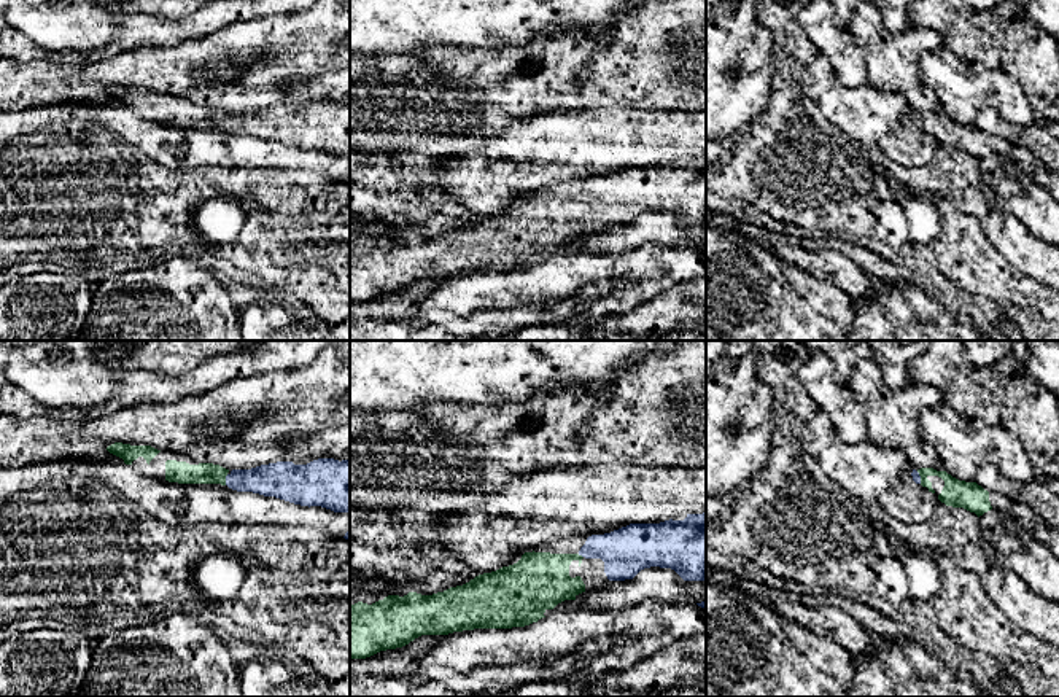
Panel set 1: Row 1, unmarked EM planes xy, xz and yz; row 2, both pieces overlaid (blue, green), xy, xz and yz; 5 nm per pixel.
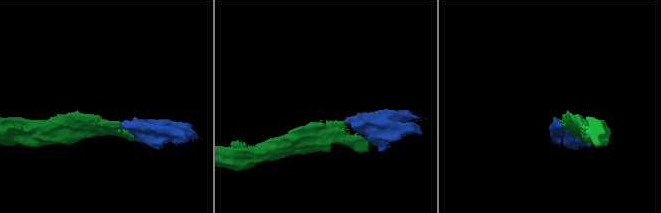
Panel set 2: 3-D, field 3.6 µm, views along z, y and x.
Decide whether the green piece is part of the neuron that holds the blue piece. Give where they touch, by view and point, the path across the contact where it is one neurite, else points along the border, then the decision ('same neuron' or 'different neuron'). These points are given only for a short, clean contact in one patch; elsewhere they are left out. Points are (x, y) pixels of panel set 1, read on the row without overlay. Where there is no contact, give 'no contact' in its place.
xy (226, 123) | same neuron

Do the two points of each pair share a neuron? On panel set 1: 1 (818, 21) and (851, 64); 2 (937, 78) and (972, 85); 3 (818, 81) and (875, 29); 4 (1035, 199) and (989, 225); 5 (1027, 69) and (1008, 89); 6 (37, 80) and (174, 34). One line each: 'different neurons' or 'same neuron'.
1: same neuron
2: same neuron
3: different neurons
4: different neurons
5: different neurons
6: different neurons

